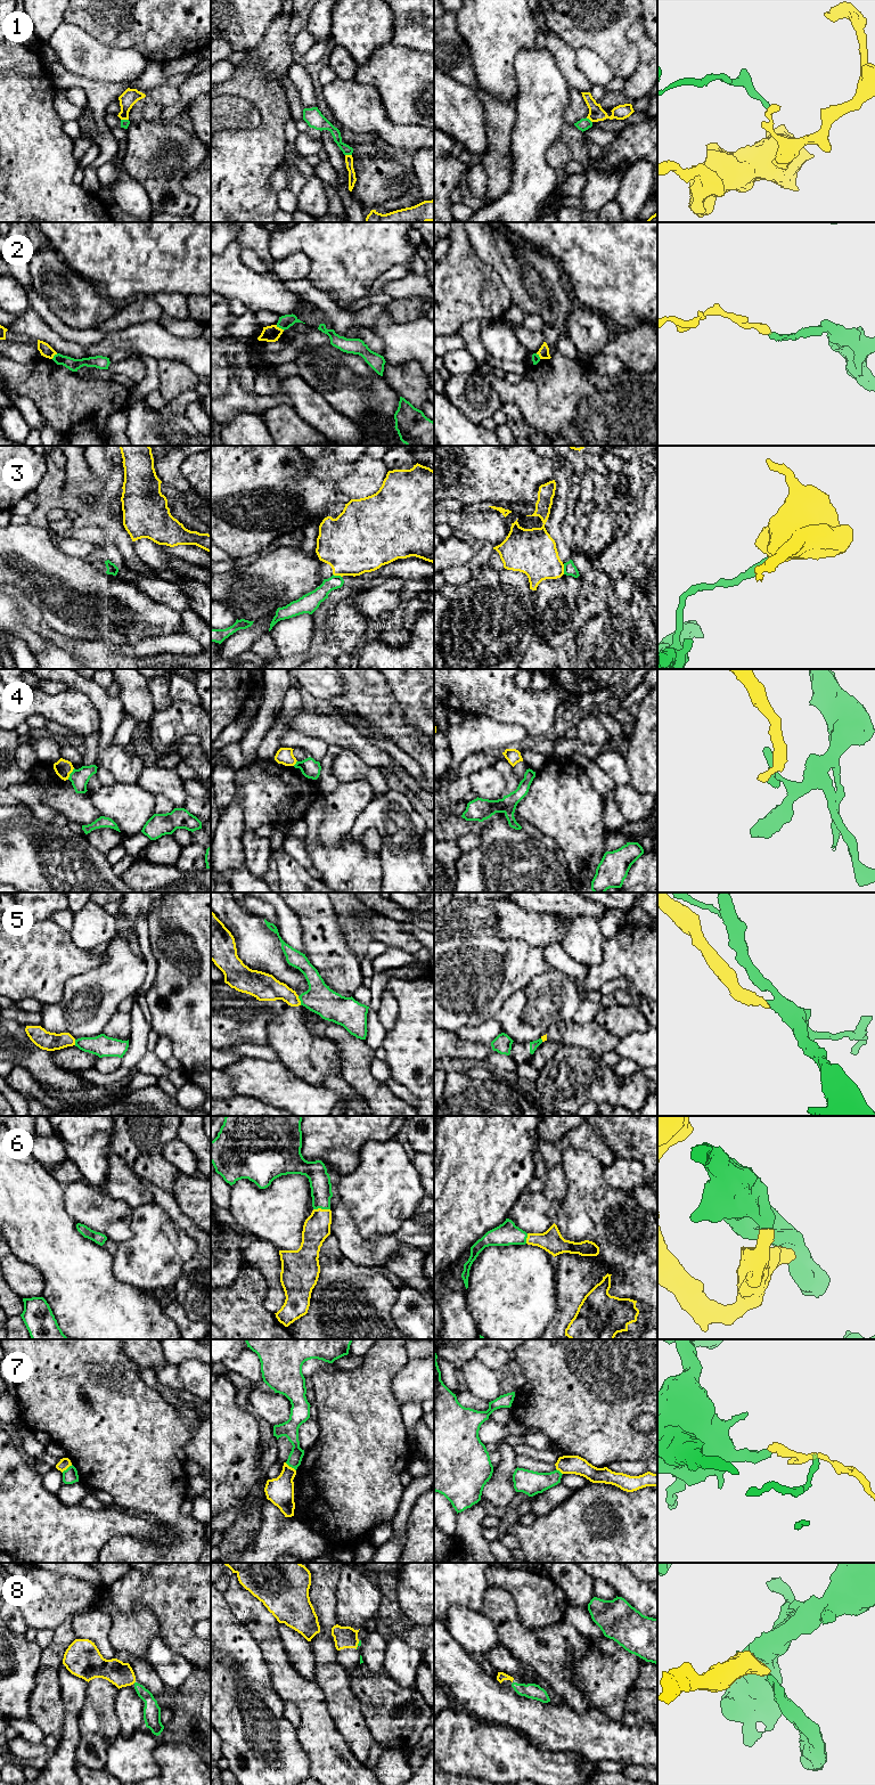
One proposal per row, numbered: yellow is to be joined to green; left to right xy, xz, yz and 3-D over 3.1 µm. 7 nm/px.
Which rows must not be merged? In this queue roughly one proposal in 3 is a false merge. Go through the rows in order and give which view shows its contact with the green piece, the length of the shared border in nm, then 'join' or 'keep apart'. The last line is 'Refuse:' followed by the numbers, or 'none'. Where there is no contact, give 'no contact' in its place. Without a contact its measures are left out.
1: contact in xz; length 50 nm; keep apart
2: contact in xz; length 70 nm; keep apart
3: contact in yz; length 70 nm; keep apart
4: contact in xy; length 90 nm; keep apart
5: contact in xz; length 70 nm; keep apart
6: contact in xz; length 120 nm; join
7: contact in xz; length 100 nm; keep apart
8: contact in xz; length 60 nm; join
Refuse: 1, 2, 3, 4, 5, 7

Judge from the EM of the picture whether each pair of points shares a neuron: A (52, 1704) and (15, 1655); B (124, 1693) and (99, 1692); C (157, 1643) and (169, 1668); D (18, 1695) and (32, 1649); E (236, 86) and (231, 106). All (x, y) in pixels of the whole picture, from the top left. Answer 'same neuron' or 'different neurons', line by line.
A: different neurons
B: different neurons
C: same neuron
D: same neuron
E: different neurons

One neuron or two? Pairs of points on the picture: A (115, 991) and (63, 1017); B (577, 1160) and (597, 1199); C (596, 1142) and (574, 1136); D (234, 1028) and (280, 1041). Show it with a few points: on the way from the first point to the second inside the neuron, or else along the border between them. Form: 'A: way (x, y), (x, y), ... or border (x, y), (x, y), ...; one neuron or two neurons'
A: way (103, 995), (83, 1013), (75, 1013); one neuron
B: way (581, 1170), (588, 1190); one neuron
C: way (590, 1142), (585, 1138), (580, 1138); one neuron
D: border (274, 1011), (267, 1027), (267, 1045); two neurons

